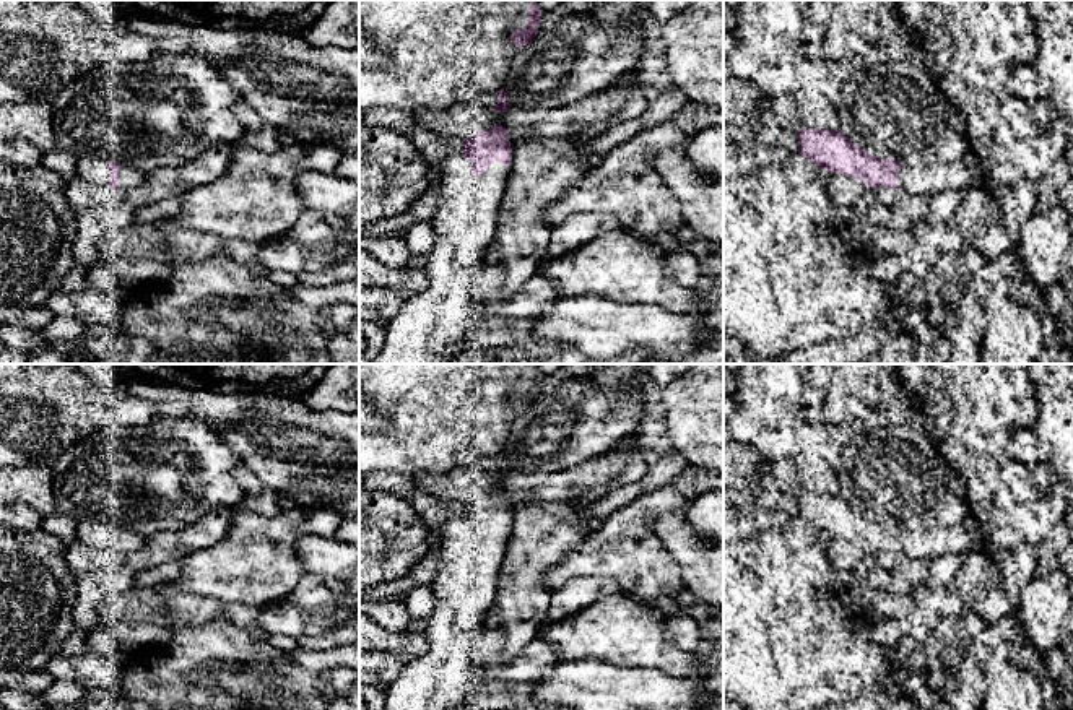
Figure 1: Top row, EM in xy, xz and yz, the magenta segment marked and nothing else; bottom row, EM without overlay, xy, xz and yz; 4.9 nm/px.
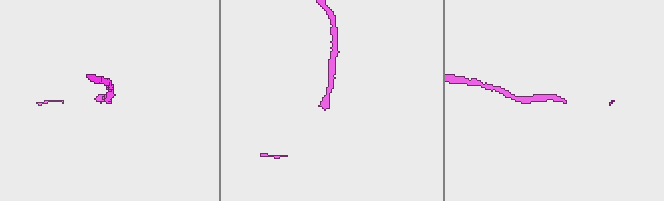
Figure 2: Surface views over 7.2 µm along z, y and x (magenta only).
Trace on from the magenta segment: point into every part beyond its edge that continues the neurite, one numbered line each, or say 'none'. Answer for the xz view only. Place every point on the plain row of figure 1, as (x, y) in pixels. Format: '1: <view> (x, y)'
1: xz (464, 588)

